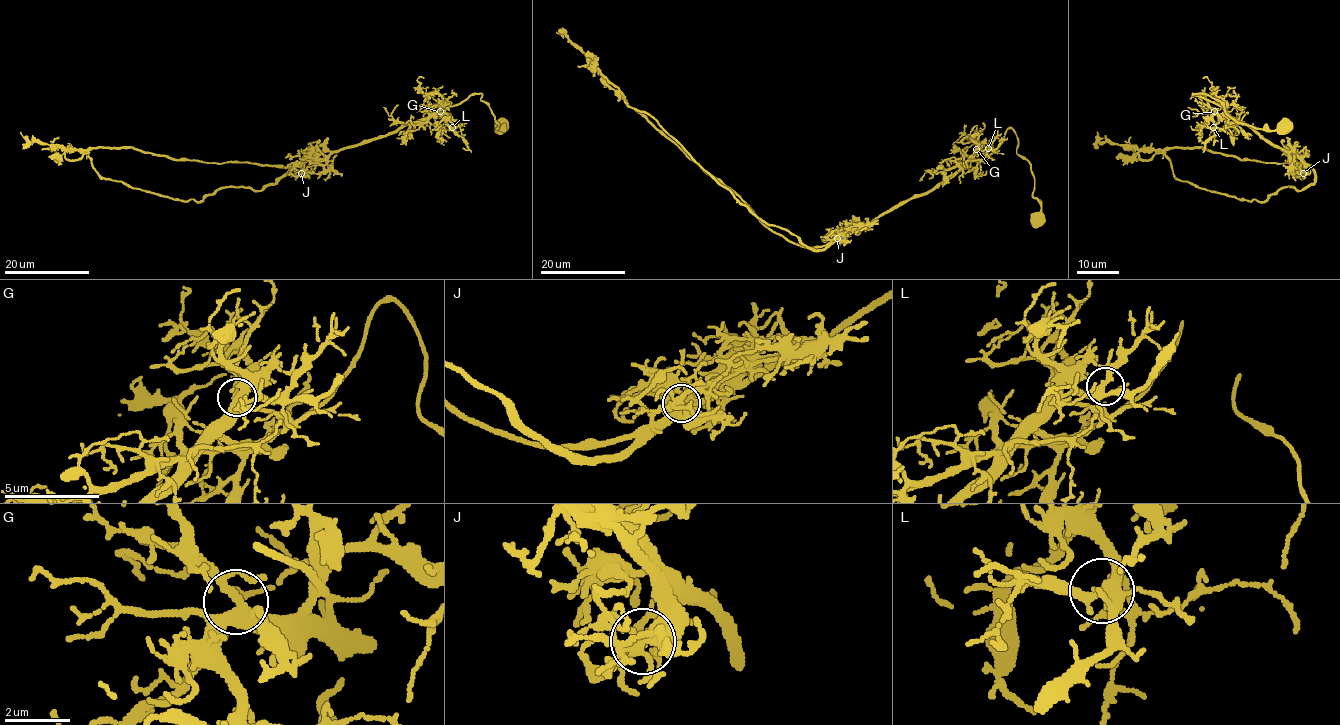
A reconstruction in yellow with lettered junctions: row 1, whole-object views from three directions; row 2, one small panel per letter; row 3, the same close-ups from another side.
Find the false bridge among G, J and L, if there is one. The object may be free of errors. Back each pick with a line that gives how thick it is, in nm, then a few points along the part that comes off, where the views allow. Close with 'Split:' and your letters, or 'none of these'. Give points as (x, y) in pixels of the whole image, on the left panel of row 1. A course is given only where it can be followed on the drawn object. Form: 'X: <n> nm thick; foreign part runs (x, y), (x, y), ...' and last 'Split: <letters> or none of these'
J: 380 nm thick; foreign part runs (300, 173), (175, 200), (105, 179), (87, 153), (68, 160), (58, 137)
Split: J

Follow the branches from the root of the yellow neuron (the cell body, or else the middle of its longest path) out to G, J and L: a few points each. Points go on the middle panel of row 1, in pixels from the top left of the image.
G: (1037, 218), (1031, 164), (1016, 152), (1015, 132), (1009, 128), (979, 160), (976, 149)
J: (1037, 218), (1031, 164), (1016, 152), (1017, 136), (1009, 128), (988, 155), (836, 238)
L: (1037, 218), (1031, 164), (1016, 152), (1015, 132), (1009, 128), (995, 150), (974, 157), (977, 147), (988, 148)

